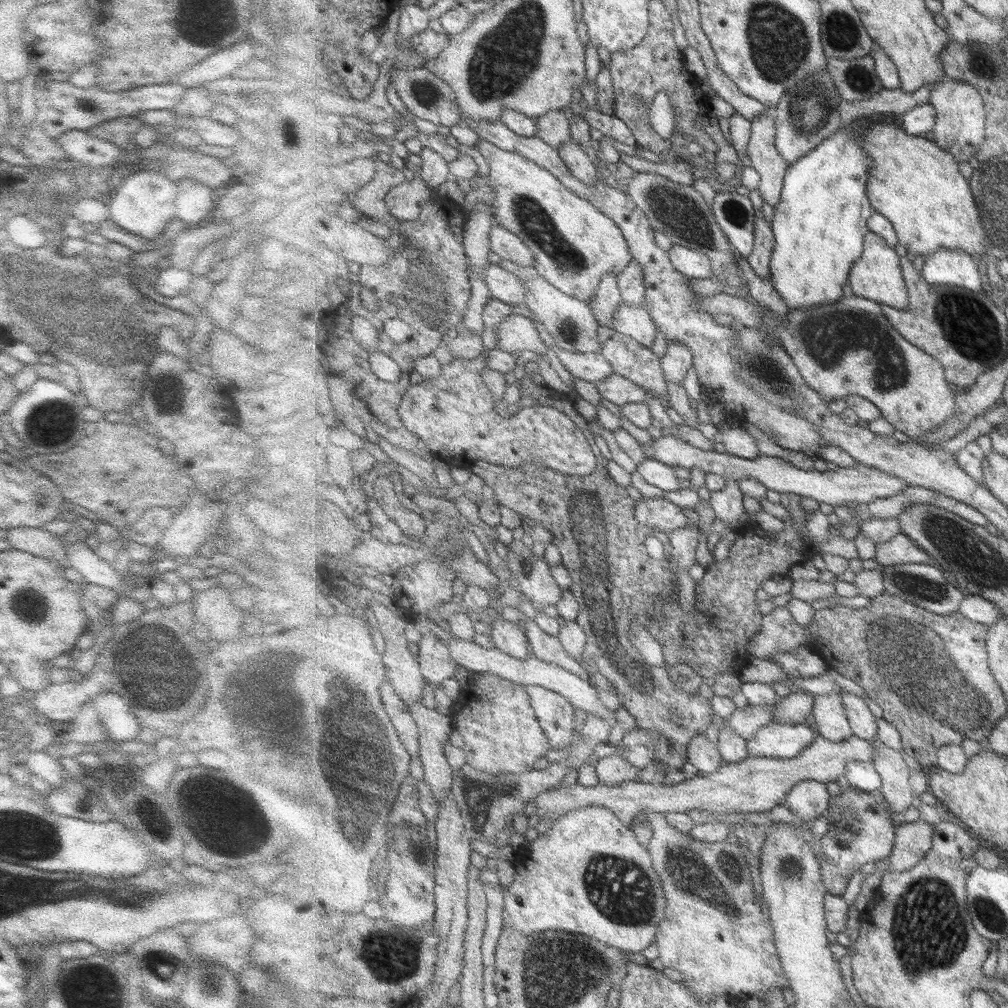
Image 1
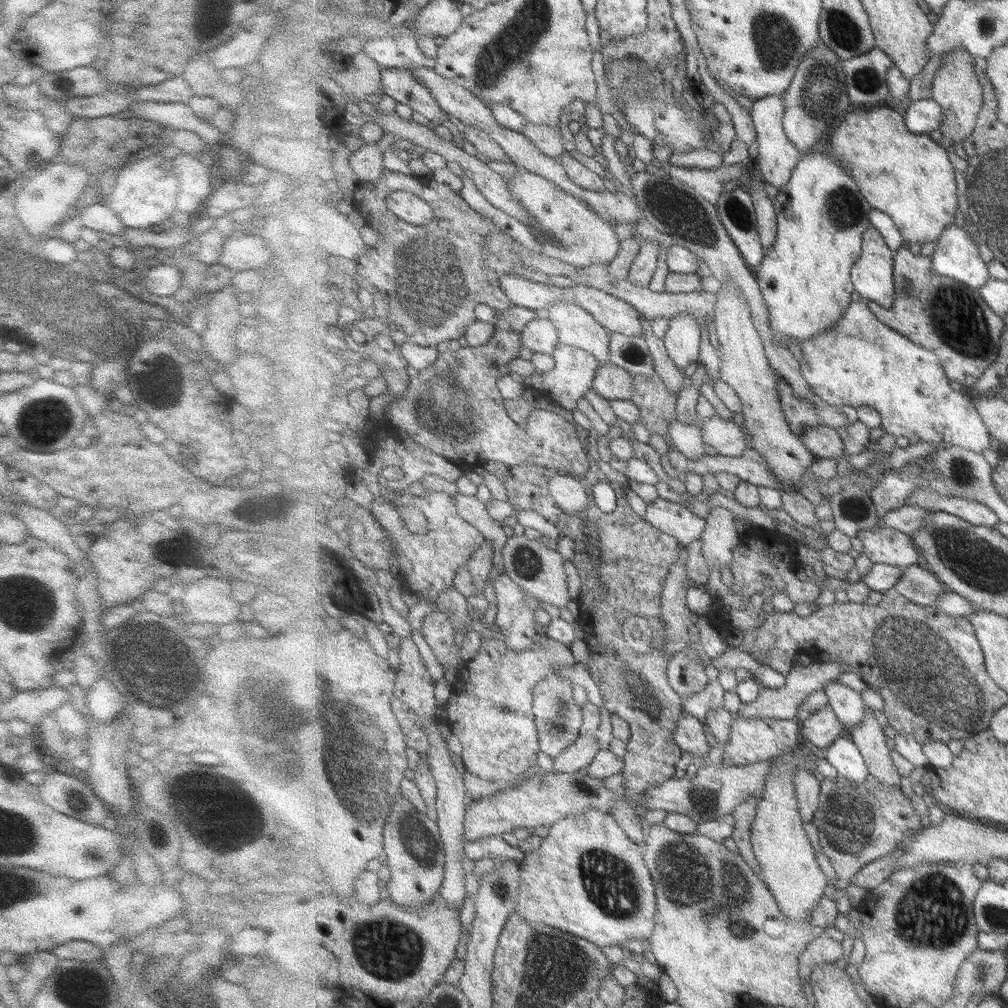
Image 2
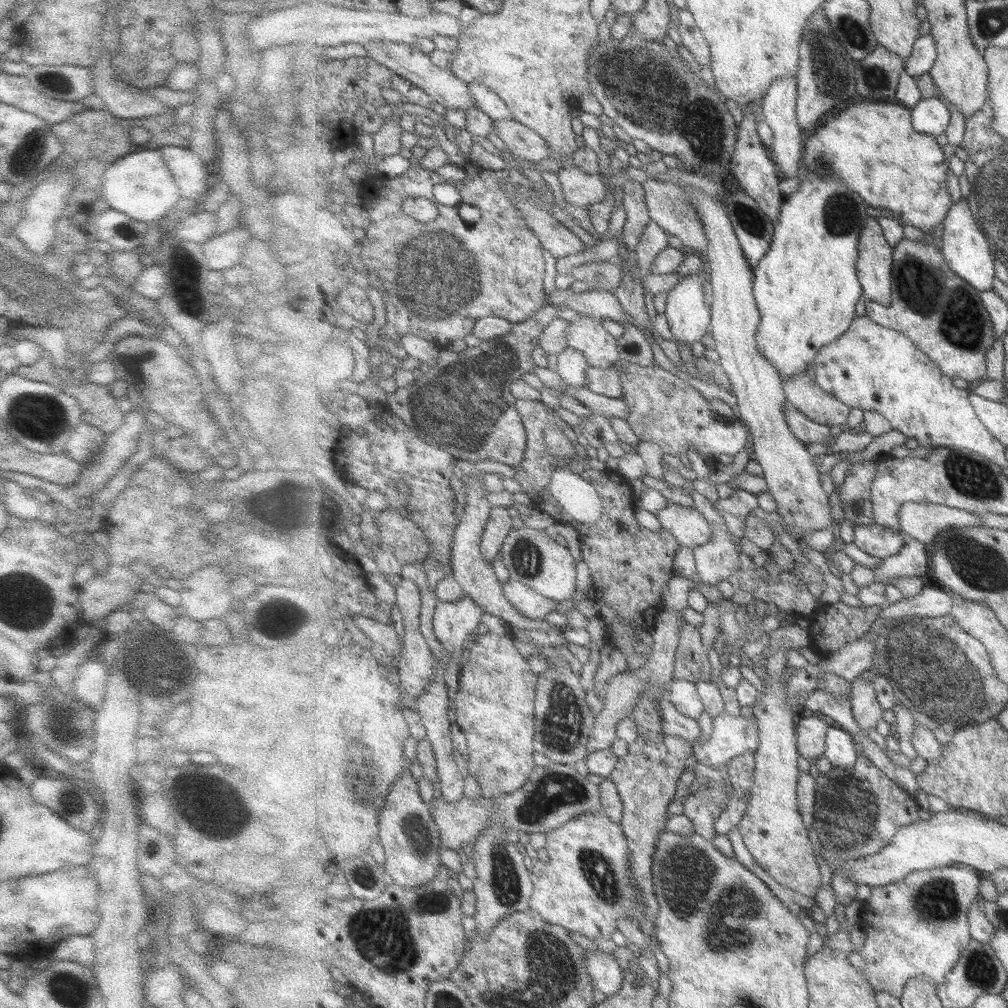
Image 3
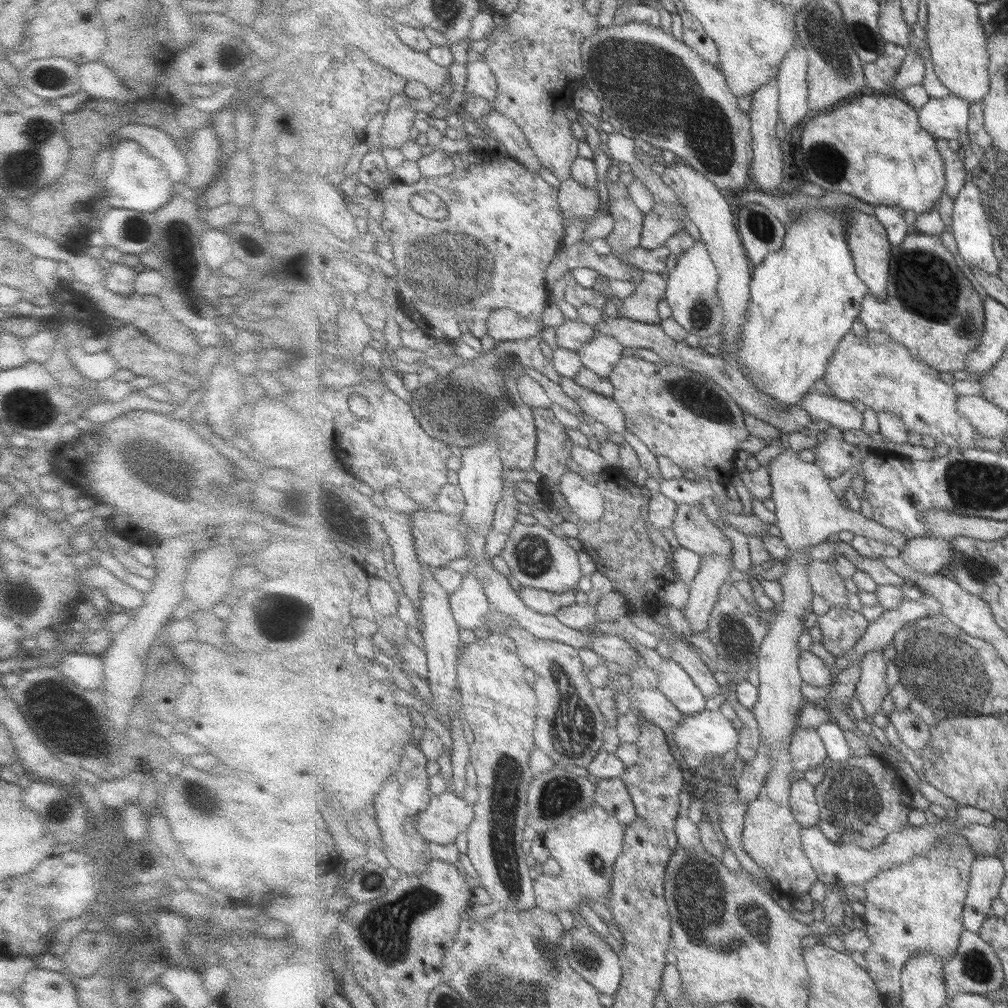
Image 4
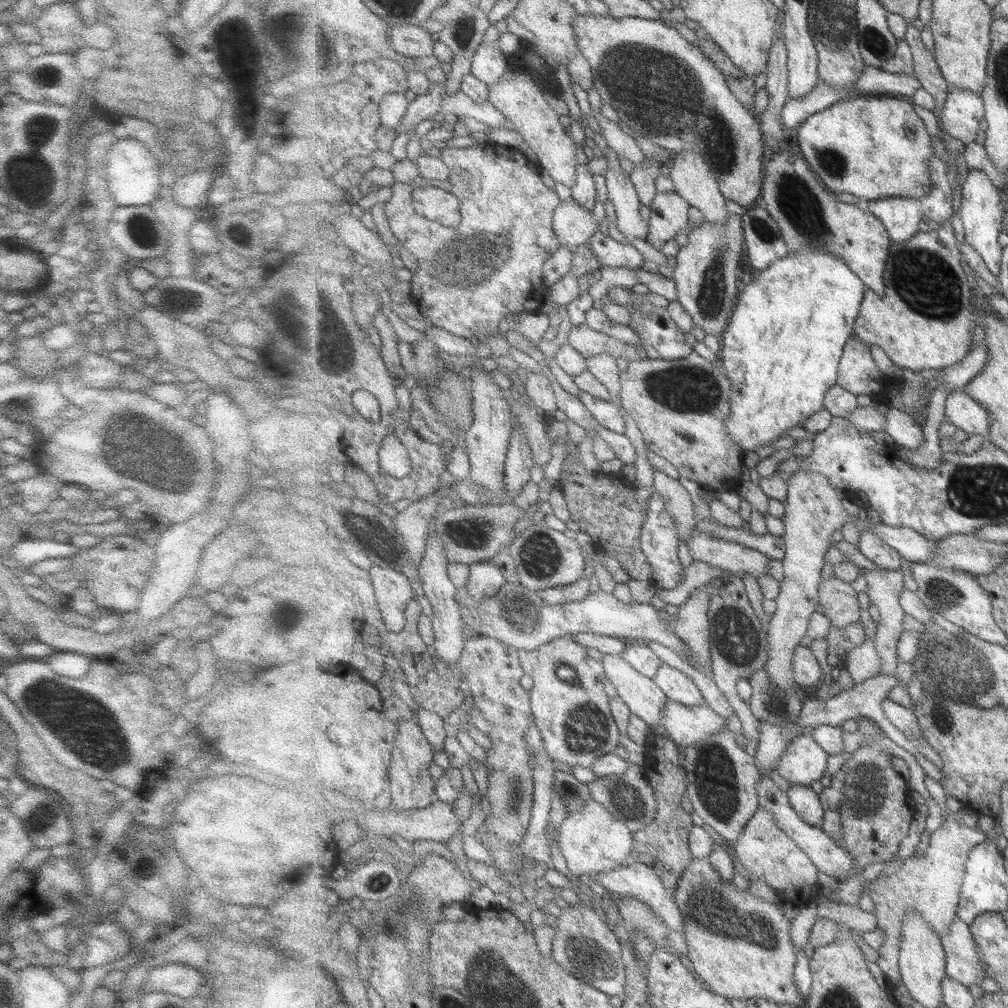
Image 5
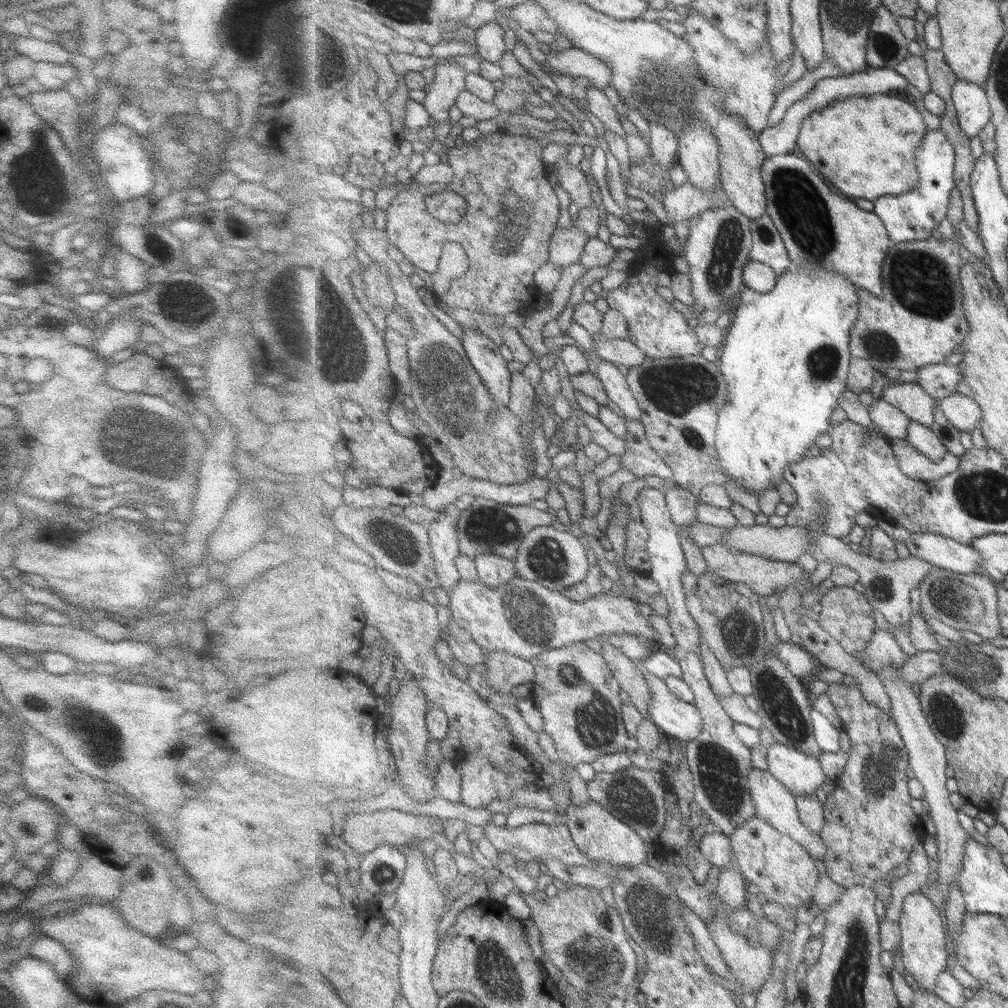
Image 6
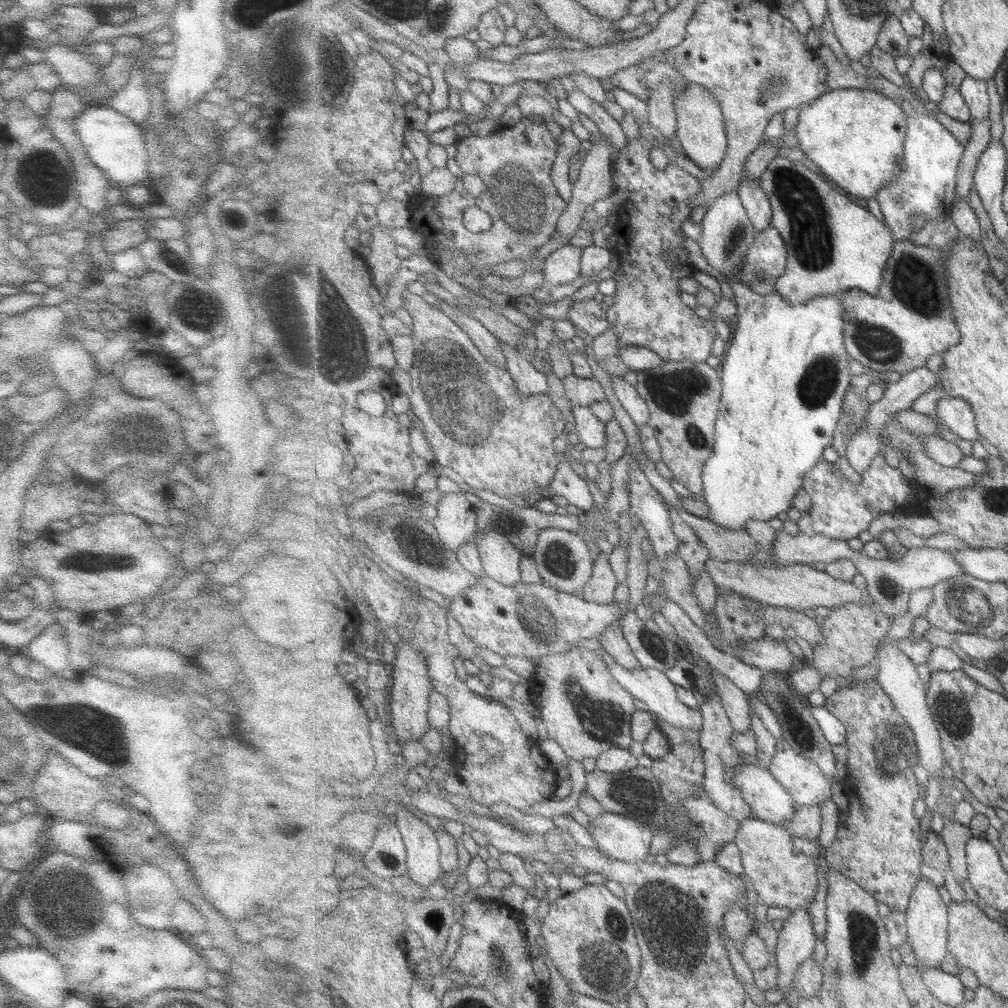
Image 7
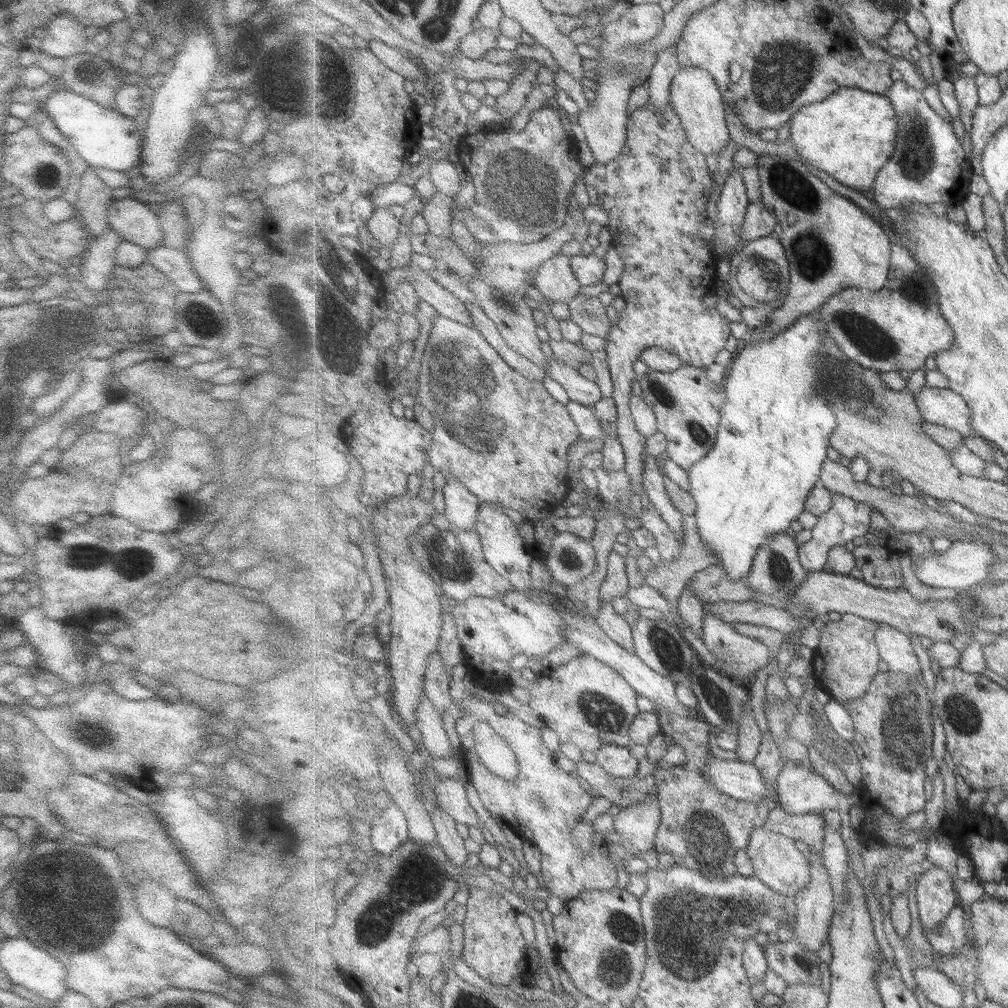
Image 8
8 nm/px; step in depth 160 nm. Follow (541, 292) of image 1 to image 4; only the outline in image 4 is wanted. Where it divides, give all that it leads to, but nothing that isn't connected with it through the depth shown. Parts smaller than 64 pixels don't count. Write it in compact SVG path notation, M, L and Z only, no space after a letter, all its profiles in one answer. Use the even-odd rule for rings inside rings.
M598 335L579 350L582 363L601 378L609 378L615 365L624 357L624 346L613 336Z

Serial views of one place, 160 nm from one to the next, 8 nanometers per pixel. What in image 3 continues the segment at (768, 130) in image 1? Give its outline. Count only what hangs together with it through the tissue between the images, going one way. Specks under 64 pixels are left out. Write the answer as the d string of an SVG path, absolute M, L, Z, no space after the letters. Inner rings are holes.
M796 76L783 77L769 87L761 100L763 120L773 132L773 143L769 148L778 166L781 178L800 175L799 162L803 158L803 129L798 121L798 80Z

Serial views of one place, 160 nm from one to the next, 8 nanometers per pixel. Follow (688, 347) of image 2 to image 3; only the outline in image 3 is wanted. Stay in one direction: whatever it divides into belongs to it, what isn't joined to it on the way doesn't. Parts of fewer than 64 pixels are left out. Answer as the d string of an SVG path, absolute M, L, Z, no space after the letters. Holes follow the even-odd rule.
M703 260L702 263L703 269L698 275L690 274L683 277L679 284L667 293L664 315L668 318L674 344L684 342L690 345L701 342L701 338L710 330L712 305L709 306L705 300L705 286L707 286L709 272L706 269L706 262Z

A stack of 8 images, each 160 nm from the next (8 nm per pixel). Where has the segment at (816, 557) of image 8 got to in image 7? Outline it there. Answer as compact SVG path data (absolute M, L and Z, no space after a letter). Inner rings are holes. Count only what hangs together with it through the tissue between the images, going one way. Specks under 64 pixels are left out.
M879 454L873 460L867 472L861 475L862 480L858 484L849 482L836 464L825 460L820 461L811 473L807 473L803 483L802 490L811 496L813 506L811 511L804 513L798 520L797 526L800 532L809 536L822 534L839 541L857 538L861 532L868 530L875 517L898 510L895 499L891 498L891 485L894 485L894 491L897 493L899 485L902 484L901 477L898 468L895 469L885 462L883 454Z

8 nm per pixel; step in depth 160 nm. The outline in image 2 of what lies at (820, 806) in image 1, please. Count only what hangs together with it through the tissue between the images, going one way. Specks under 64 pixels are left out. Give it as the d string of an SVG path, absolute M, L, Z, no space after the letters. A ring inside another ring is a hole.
M801 769L795 777L795 786L802 817L806 822L813 823L820 805L822 782L817 780L811 771Z

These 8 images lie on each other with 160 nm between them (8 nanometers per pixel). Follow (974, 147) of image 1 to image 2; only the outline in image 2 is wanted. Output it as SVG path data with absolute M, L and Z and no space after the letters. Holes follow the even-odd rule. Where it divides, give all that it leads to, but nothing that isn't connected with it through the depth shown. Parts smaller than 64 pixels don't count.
M960 46L945 53L945 62L939 68L932 84L931 98L942 106L944 112L944 120L939 131L945 138L950 138L952 143L962 144L965 139L968 139L977 126L979 111L985 103L984 84L975 72L975 66L980 61L969 53L965 47Z

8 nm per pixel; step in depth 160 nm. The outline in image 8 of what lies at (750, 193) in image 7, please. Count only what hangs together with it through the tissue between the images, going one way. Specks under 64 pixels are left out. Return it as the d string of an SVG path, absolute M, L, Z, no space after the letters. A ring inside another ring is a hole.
M763 202L749 204L746 219L742 224L743 242L774 235L777 223L776 216Z

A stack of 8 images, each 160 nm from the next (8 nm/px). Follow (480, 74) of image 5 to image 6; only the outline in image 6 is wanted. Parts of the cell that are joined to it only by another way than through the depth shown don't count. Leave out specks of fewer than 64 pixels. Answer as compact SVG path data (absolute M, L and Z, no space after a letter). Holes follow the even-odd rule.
M489 21L479 26L474 34L478 44L477 54L482 60L497 65L501 56L508 51L505 48L505 30L496 21Z

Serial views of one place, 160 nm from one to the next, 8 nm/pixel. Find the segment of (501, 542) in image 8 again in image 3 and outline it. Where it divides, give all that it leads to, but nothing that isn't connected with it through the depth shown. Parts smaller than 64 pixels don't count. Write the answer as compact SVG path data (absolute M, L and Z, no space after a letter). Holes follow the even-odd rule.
M465 595L457 602L440 602L434 614L434 633L450 654L446 681L451 707L455 713L455 697L459 692L461 669L464 667L463 649L466 640L479 628L483 613L481 606L470 596Z

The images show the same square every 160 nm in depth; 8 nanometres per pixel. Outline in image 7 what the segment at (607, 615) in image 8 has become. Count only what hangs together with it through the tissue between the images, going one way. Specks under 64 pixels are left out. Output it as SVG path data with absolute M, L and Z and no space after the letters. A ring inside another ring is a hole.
M615 621L610 624L598 637L602 647L617 661L629 670L641 667L629 641L625 638L622 623Z

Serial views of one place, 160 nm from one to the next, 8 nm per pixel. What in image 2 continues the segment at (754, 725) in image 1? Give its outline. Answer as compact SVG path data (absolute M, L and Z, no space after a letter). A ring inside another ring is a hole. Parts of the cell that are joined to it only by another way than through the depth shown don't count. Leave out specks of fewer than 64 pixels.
M825 661L824 663L812 662L803 666L794 664L790 673L786 676L786 683L779 689L761 689L761 694L754 702L744 704L743 708L736 715L745 718L776 718L777 720L793 720L798 716L799 709L811 694L824 691L825 686L844 673L844 666L836 662Z

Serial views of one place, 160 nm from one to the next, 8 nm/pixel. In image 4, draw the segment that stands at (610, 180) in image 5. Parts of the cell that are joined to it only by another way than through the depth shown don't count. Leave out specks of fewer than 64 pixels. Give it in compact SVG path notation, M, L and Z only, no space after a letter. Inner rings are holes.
M607 181L607 188L611 198L609 213L615 219L615 224L606 242L611 248L611 254L634 267L626 262L626 256L641 244L646 214L632 202L627 185Z

